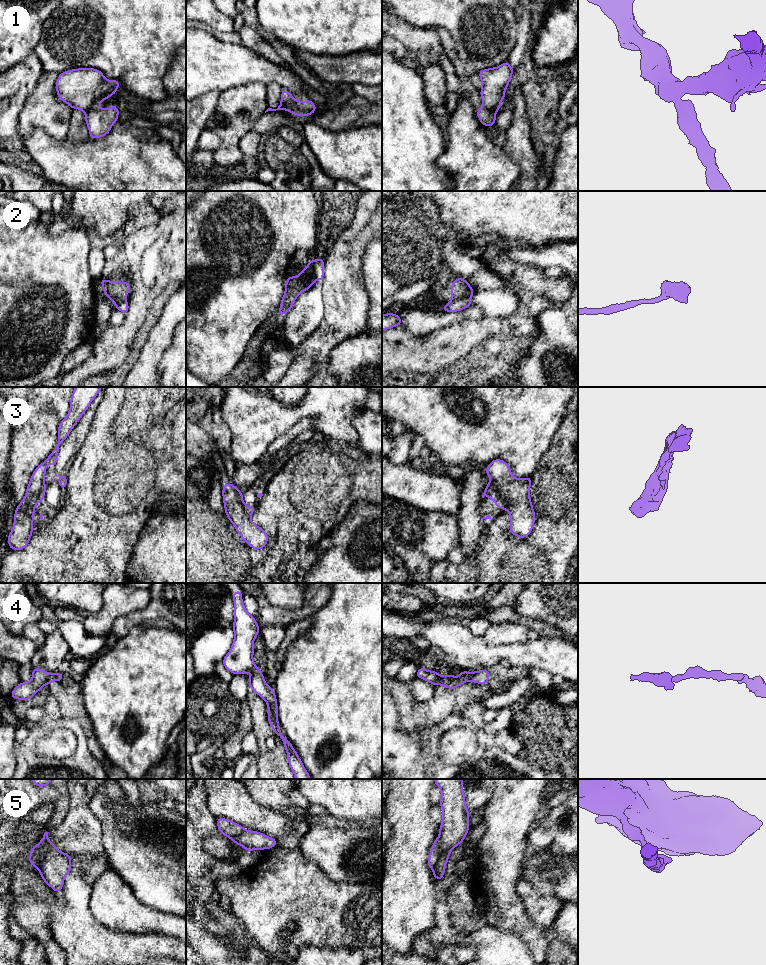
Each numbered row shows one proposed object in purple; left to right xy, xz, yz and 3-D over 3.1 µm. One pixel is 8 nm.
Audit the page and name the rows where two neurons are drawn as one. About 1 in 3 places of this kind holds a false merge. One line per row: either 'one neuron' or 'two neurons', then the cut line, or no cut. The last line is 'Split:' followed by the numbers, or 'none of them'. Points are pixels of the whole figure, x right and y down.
1: two neurons | yz (483, 105), (495, 112)
2: two neurons | xz (315, 260), (312, 265), (313, 281)
3: one neuron | no cut
4: one neuron | no cut
5: two neurons | yz (438, 838), (439, 858), (433, 870)
Split: 1, 2, 5

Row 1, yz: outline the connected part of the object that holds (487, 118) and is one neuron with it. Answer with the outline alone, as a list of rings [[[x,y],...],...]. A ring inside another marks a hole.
[[[484,106],[476,110],[477,117],[485,127],[491,127],[495,125],[496,112],[486,109]]]

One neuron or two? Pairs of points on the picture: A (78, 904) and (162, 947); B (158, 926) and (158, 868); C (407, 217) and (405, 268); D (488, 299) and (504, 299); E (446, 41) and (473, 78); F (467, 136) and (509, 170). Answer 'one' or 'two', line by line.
A: one
B: two
C: one
D: one
E: one
F: one

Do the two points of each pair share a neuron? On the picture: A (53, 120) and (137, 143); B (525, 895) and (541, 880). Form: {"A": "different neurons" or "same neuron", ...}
{"A": "different neurons", "B": "different neurons"}

